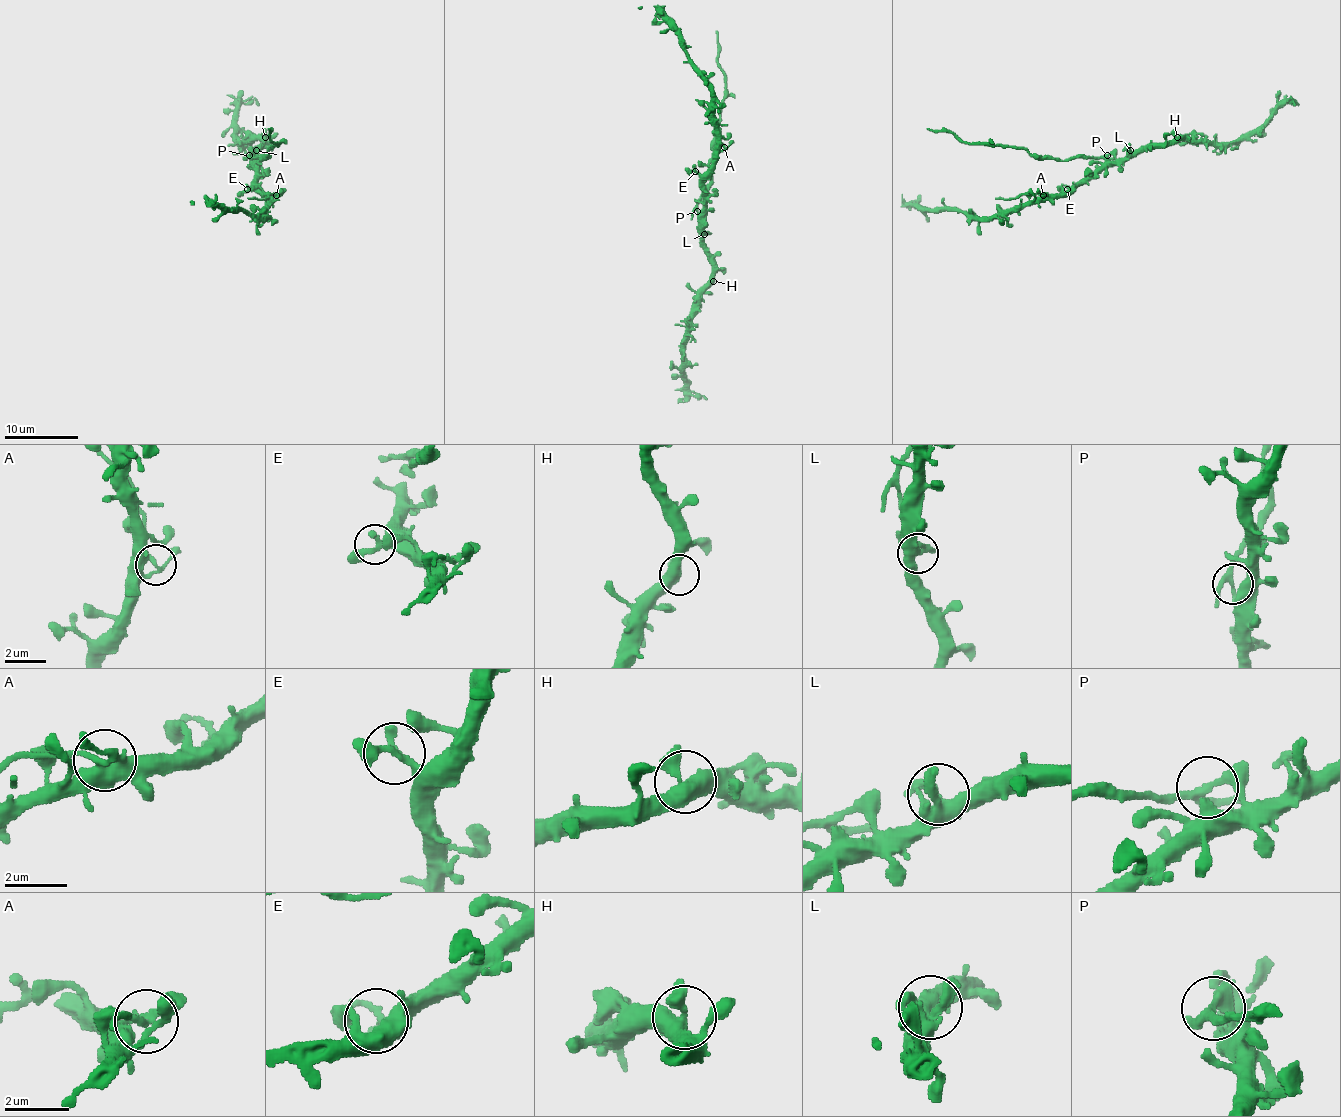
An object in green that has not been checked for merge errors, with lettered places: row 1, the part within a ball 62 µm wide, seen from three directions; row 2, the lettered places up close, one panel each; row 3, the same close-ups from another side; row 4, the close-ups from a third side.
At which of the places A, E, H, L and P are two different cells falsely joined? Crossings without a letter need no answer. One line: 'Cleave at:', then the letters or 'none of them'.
Cleave at: A, P

